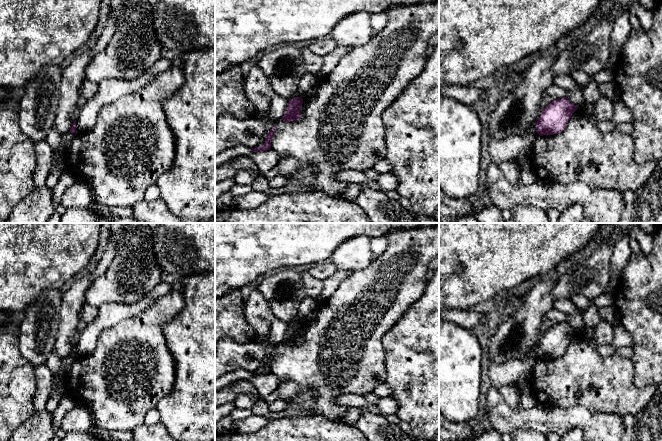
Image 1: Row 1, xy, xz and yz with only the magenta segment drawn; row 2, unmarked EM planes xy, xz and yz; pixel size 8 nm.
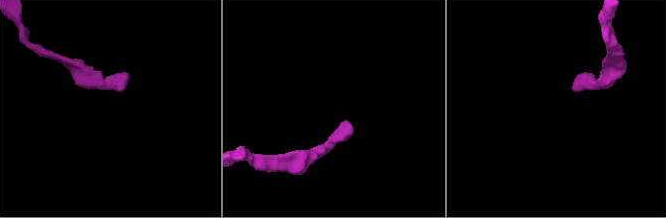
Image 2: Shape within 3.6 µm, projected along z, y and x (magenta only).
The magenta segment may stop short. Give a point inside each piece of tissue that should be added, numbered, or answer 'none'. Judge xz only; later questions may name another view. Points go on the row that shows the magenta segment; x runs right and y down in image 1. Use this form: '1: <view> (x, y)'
none

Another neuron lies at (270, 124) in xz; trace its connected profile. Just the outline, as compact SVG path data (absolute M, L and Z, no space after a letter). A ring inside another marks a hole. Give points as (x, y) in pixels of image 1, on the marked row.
M270 110L263 112L263 113L259 113L256 112L254 117L264 117L268 119L268 123L266 124L266 132L264 134L264 136L261 139L261 142L258 146L254 147L254 148L260 148L264 145L265 141L266 141L266 136L267 133L274 127L274 122L270 120Z

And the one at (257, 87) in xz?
M257 65L245 77L244 91L256 112L263 113L270 109L270 103L275 93L268 77Z

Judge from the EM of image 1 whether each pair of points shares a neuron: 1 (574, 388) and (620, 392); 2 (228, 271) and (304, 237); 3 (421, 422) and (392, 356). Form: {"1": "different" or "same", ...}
{"1": "same", "2": "same", "3": "same"}

